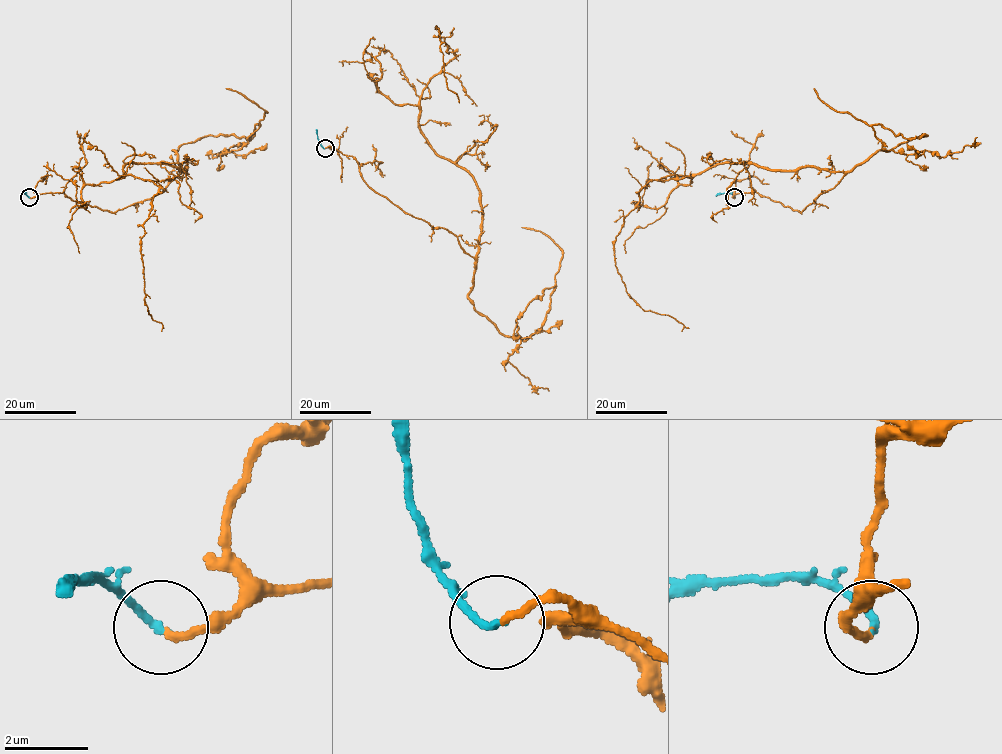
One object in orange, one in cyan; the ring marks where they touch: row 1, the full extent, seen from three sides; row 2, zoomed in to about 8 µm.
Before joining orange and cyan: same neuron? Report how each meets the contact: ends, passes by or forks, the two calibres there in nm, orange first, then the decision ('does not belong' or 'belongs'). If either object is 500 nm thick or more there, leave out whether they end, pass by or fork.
orange ends | cyan ends | 170/160 nm | belongs

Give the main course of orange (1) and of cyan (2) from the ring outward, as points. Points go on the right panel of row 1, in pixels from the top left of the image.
1: (734, 197), (800, 212), (843, 173), (720, 163), (643, 187), (615, 267), (681, 331)
2: (734, 197), (732, 193), (715, 196)

